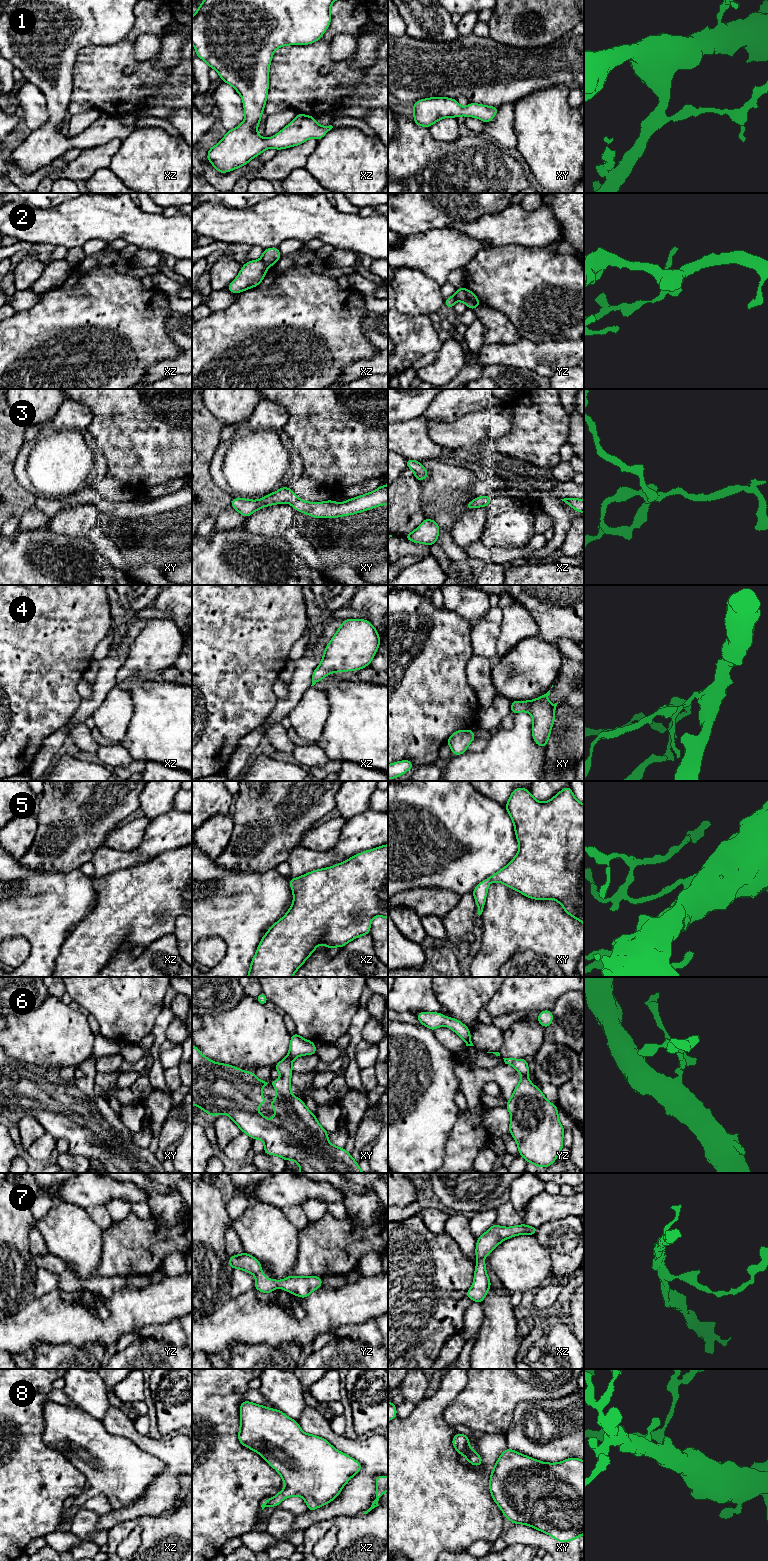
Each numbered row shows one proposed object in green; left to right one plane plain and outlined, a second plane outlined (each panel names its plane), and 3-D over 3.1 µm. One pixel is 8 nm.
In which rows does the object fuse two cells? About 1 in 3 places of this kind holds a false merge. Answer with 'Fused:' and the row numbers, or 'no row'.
Fused: 2

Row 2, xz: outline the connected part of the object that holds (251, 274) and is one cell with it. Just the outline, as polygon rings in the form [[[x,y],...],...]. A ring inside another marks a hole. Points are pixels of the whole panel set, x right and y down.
[[[261,260],[247,262],[245,265],[242,265],[238,276],[229,284],[227,289],[231,293],[240,293],[256,287],[264,279],[267,268]]]

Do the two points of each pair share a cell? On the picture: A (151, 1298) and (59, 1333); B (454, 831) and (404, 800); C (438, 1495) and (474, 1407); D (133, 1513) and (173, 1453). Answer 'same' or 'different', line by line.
A: same
B: same
C: different
D: same

